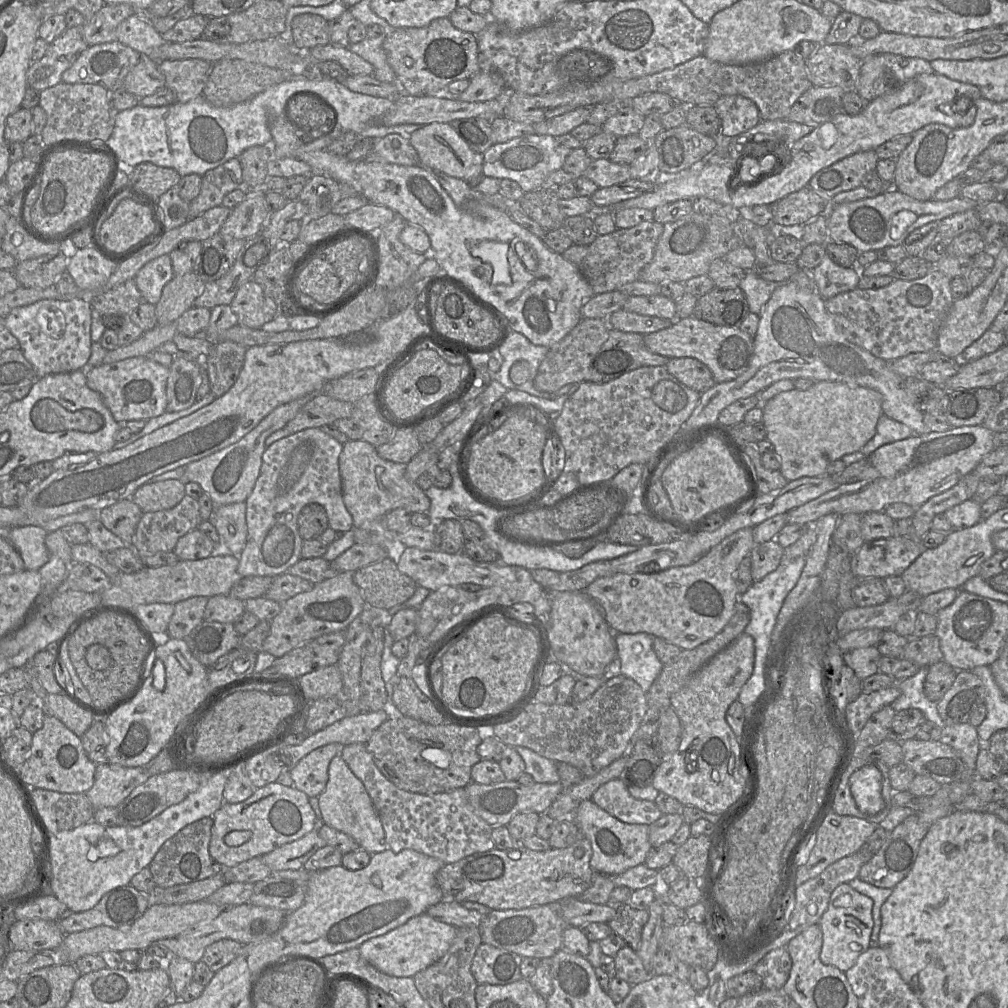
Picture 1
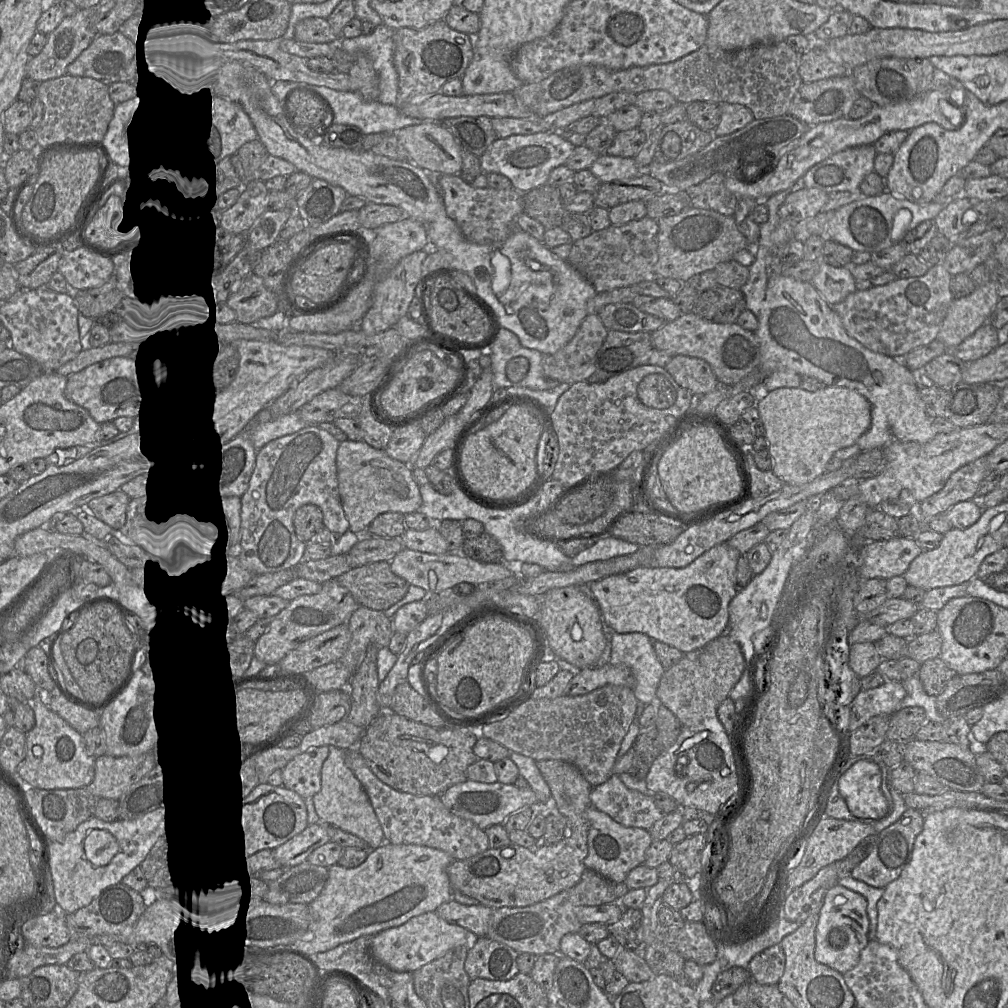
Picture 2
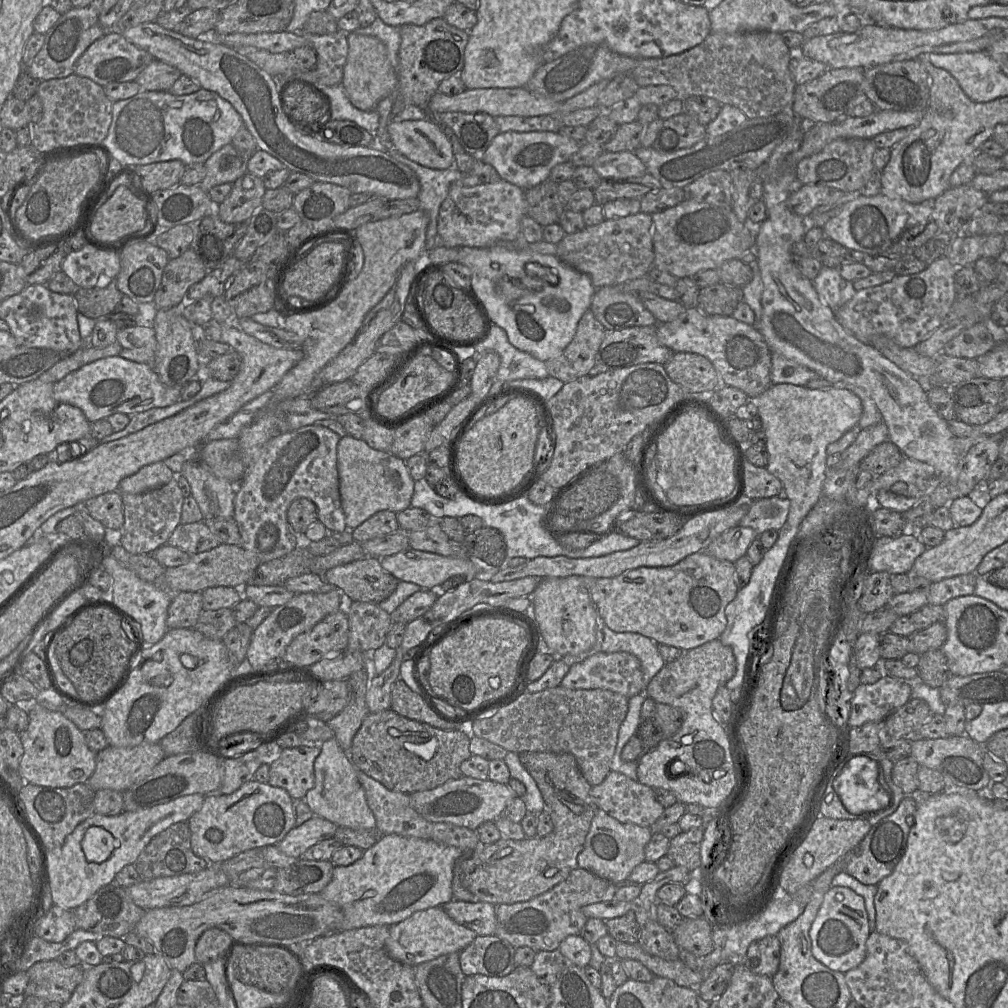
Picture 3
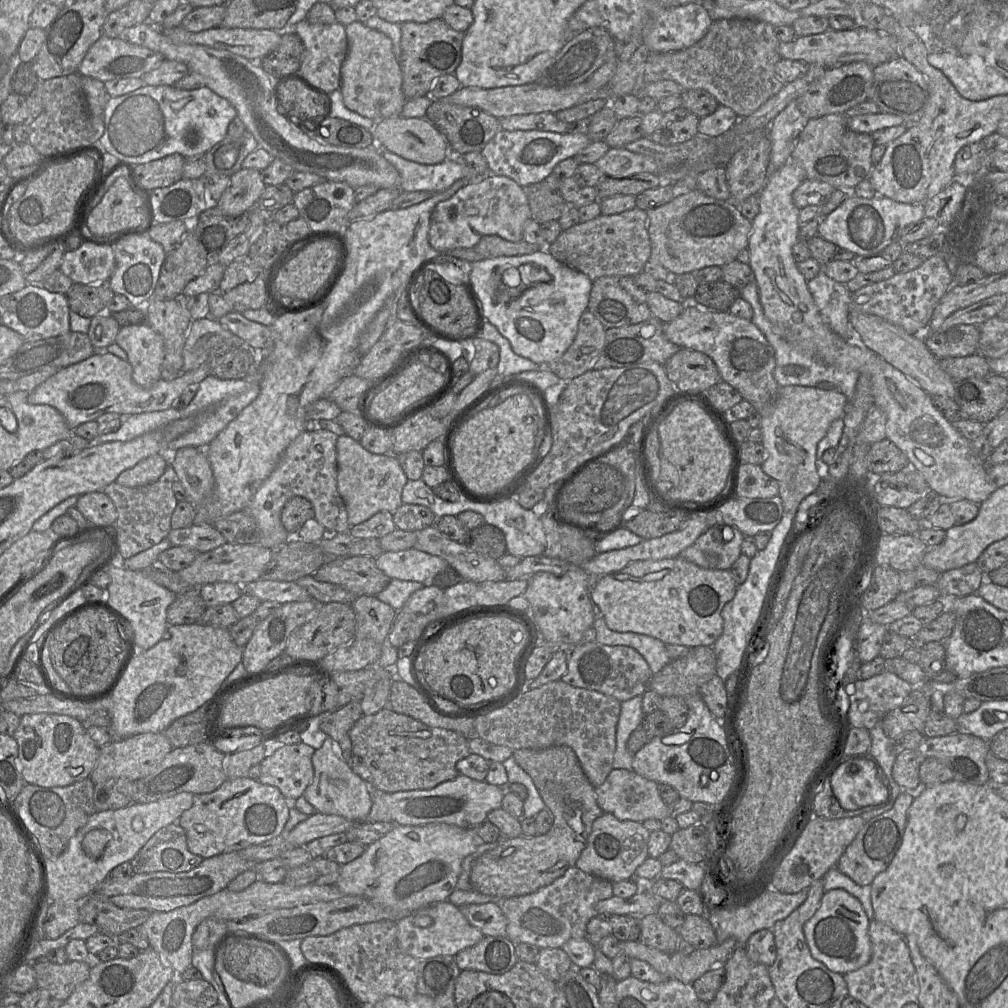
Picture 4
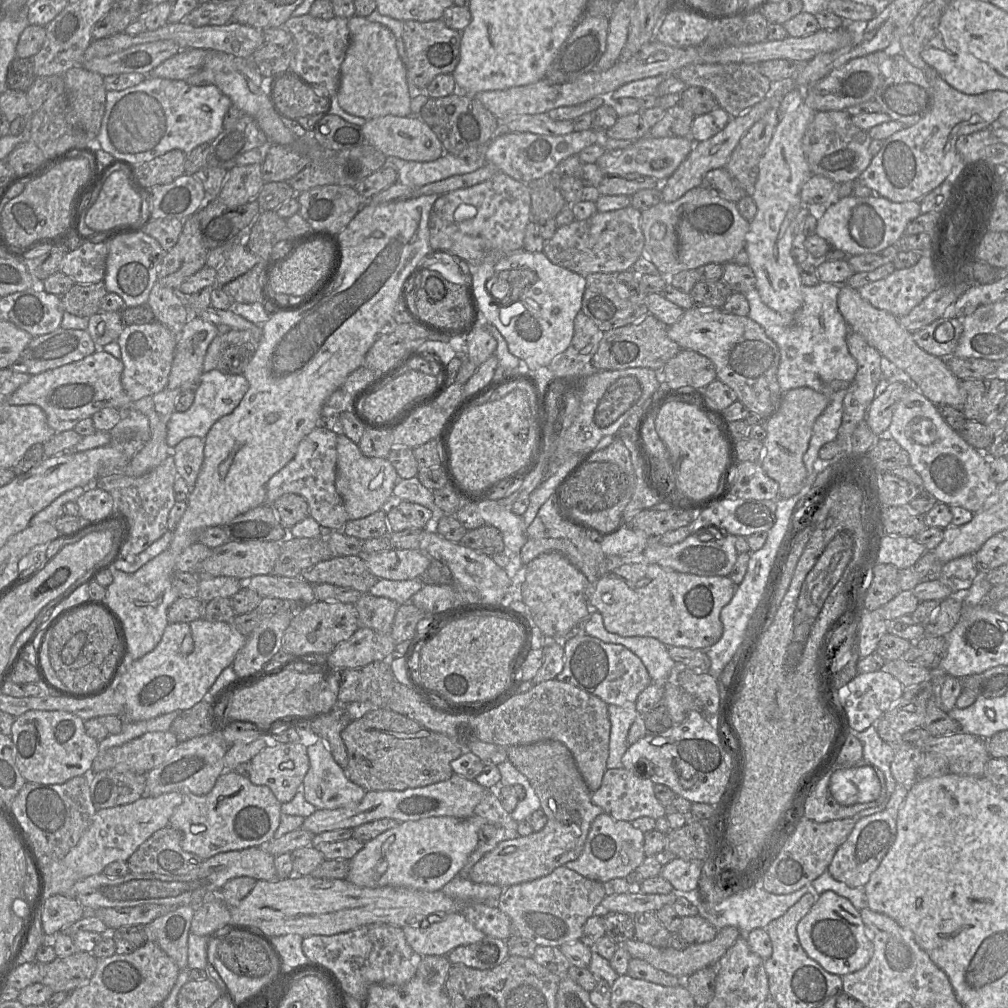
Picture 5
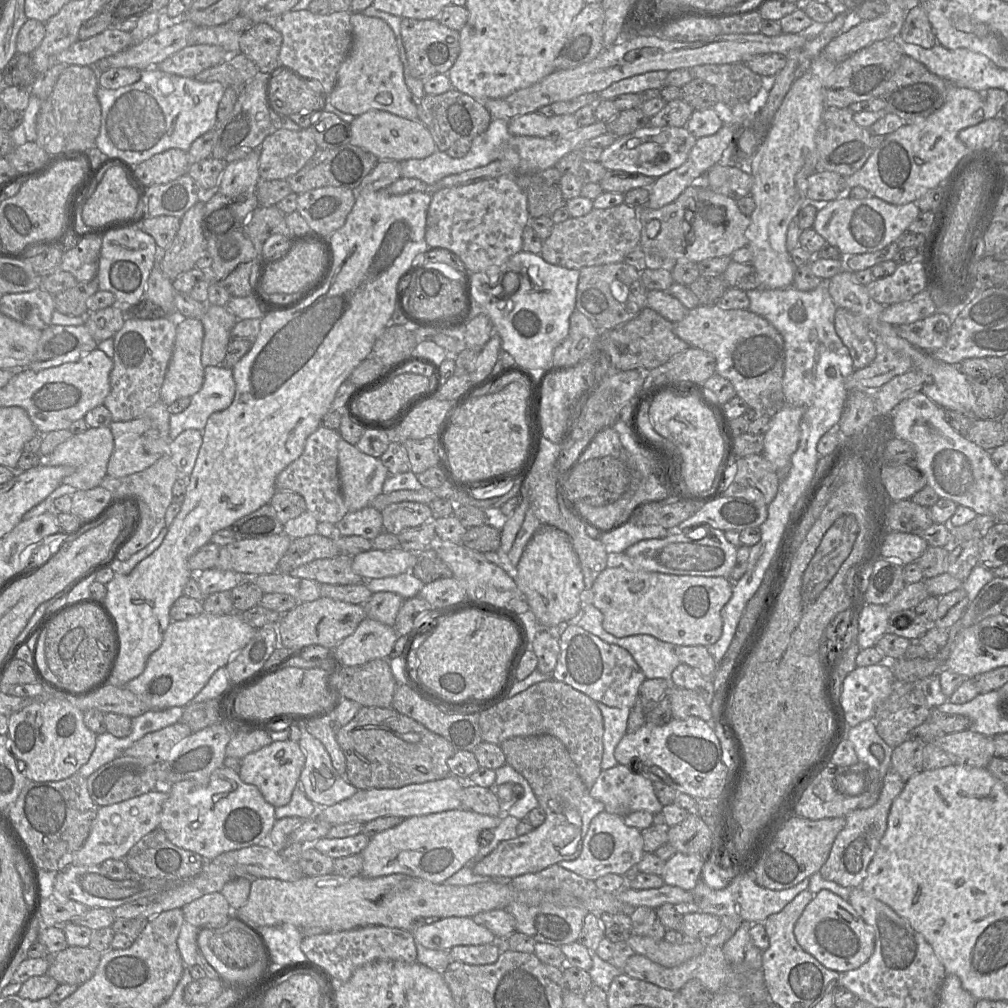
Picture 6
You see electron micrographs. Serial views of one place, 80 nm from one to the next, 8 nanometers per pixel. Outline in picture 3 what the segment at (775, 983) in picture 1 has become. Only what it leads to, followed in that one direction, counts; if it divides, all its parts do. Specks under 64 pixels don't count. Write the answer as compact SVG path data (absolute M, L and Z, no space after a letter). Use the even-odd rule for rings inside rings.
M777 935L752 942L746 953L746 965L756 974L773 977L780 963L781 944Z

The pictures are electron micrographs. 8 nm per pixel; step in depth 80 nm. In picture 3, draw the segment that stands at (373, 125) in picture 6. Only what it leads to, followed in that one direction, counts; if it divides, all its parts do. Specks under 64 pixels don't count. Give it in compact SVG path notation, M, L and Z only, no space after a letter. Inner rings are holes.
M433 120L391 121L387 131L393 147L408 159L431 169L455 168L452 145Z

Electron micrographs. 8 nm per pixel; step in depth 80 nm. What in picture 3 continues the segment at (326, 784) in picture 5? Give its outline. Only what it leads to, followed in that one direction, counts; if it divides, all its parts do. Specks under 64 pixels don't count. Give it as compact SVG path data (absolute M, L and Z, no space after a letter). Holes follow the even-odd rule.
M335 738L323 742L313 768L314 786L304 796L304 800L313 815L324 818L338 827L354 830L376 828L376 820L366 802L364 789L356 775L356 768L350 759L349 753L338 745Z

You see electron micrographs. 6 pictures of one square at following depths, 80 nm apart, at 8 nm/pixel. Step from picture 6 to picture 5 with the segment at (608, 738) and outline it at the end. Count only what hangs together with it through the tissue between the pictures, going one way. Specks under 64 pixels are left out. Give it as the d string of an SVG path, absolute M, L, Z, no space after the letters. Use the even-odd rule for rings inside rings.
M635 702L621 706L608 705L610 719L609 755L606 762L607 769L621 768L622 757L628 748L627 734L630 726L638 716Z

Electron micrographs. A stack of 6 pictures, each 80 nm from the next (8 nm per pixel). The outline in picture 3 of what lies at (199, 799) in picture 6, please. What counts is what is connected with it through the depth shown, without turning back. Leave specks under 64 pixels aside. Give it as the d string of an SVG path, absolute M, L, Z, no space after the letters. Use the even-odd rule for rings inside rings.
M250 780L231 794L204 796L202 807L187 822L190 829L190 844L193 853L207 860L210 864L220 864L250 849L275 845L295 826L294 801L284 789L273 787L268 783ZM210 829L217 829L222 832L223 838L219 843L213 843L206 837L207 831Z

